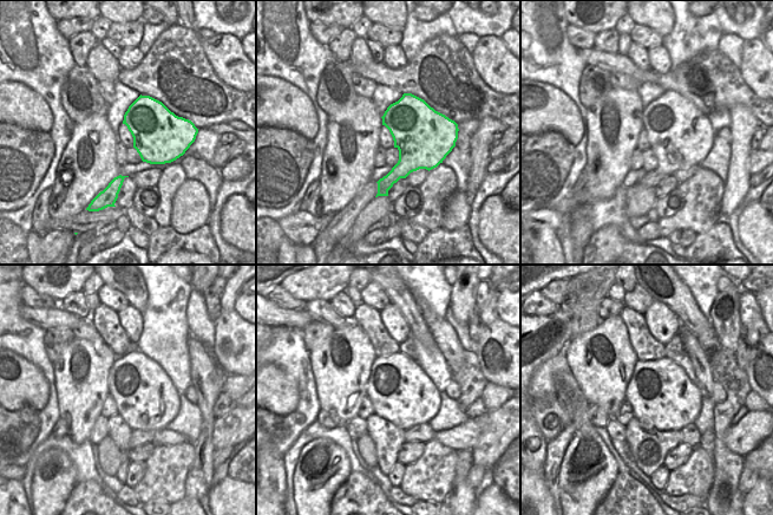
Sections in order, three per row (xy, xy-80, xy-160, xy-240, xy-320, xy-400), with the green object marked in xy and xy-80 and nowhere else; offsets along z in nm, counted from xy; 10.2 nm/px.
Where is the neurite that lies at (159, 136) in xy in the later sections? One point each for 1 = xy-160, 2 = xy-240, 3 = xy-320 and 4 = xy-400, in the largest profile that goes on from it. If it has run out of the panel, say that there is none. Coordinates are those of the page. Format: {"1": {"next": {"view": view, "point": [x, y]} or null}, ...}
{"1": {"next": {"view": "xy-160", "point": [681, 136]}}, "2": {"next": {"view": "xy-240", "point": [146, 399]}}, "3": {"next": {"view": "xy-320", "point": [399, 390]}}, "4": {"next": {"view": "xy-400", "point": [660, 390]}}}

